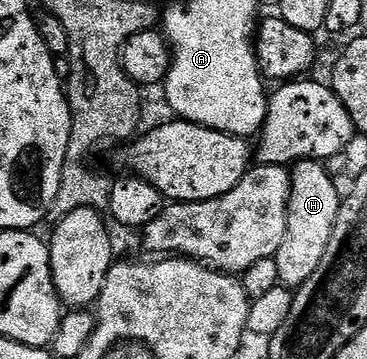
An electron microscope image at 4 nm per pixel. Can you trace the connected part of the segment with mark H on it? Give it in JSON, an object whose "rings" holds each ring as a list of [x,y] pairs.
{"rings":[[[297,161],[290,169],[292,190],[288,196],[288,234],[275,255],[280,285],[288,291],[299,289],[314,271],[318,271],[318,263],[322,263],[322,255],[326,255],[326,247],[330,247],[330,235],[334,235],[342,193],[336,190],[331,175],[324,169],[327,168],[318,161]]]}

